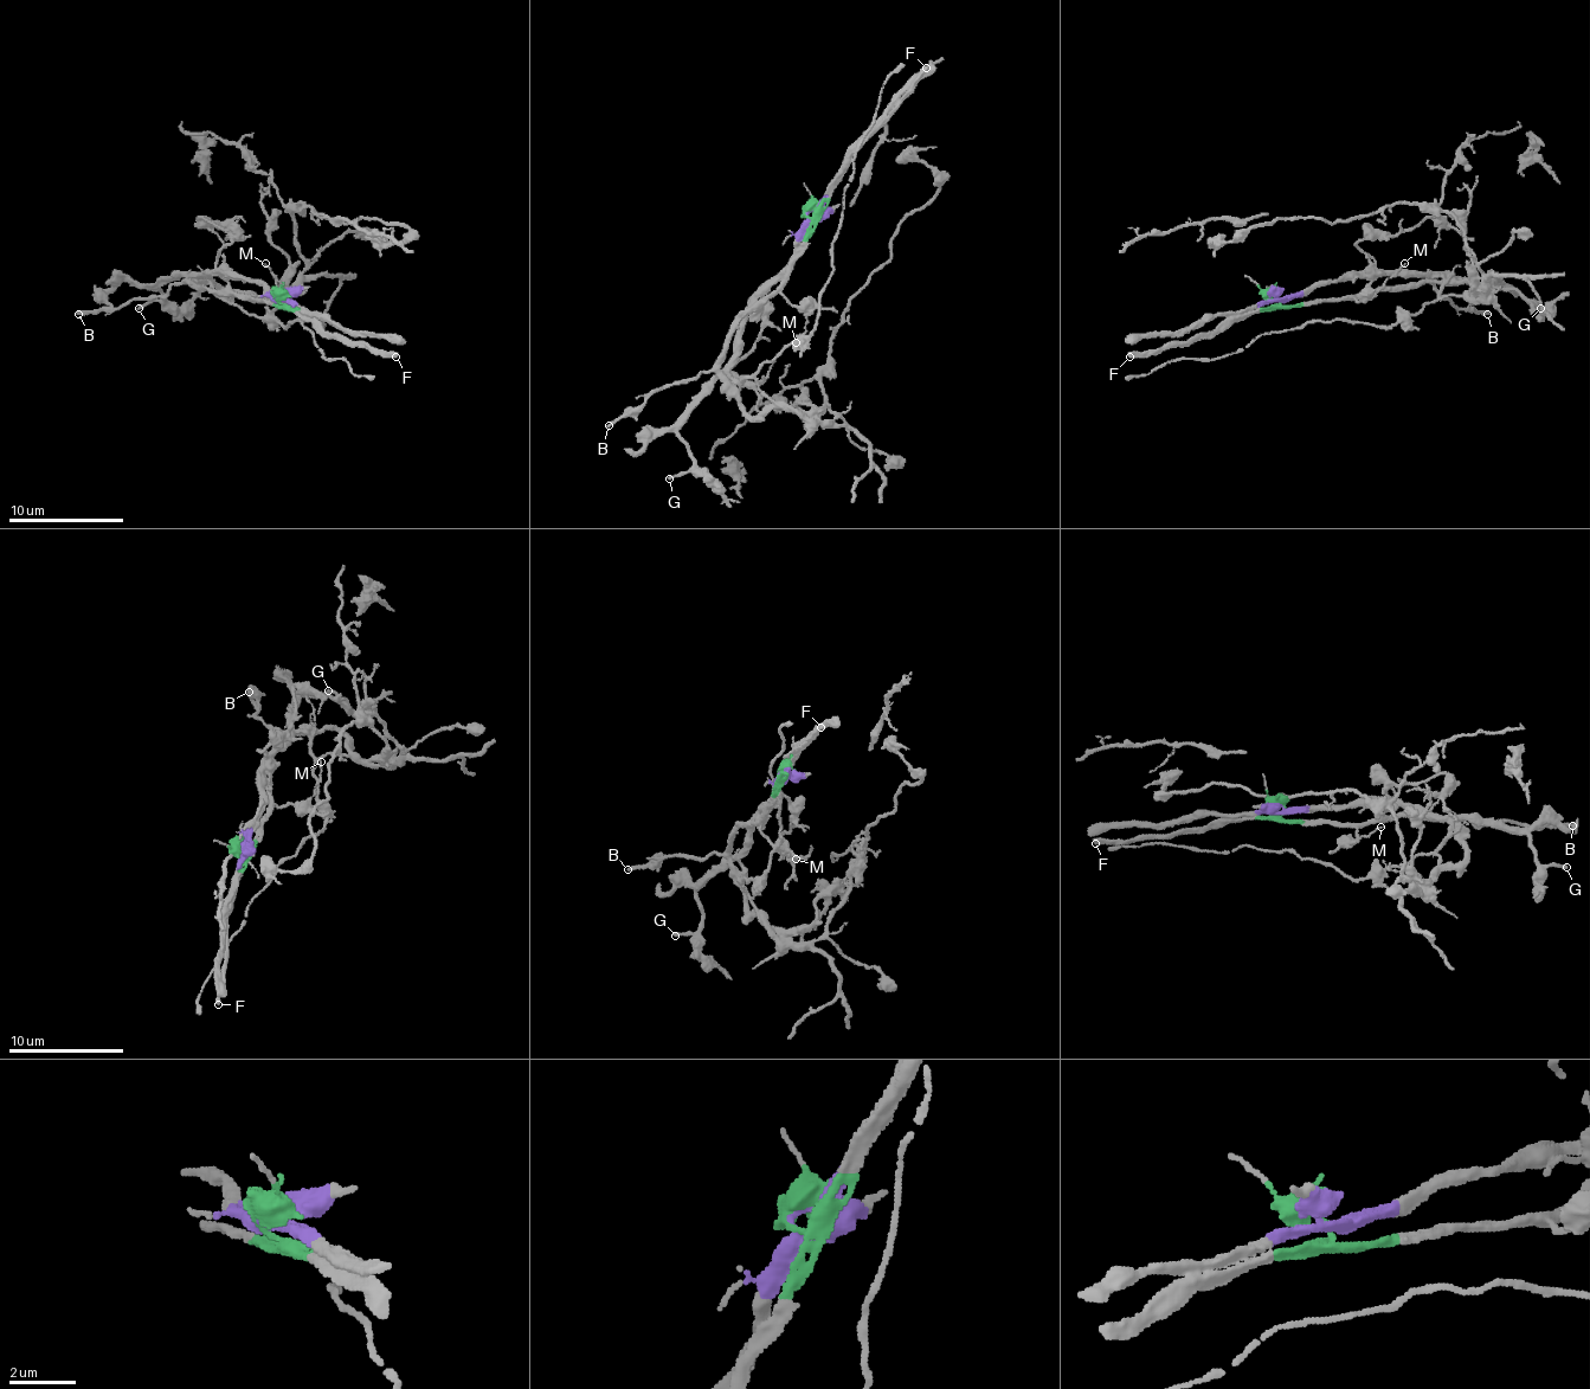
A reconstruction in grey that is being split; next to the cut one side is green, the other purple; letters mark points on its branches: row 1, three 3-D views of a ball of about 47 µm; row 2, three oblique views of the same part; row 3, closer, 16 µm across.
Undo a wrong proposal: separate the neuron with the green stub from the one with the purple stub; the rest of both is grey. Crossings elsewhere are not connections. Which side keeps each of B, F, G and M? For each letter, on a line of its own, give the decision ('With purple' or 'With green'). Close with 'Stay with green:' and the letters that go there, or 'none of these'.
B: With green
F: With green
G: With purple
M: With green
Stay with green: B, F, M

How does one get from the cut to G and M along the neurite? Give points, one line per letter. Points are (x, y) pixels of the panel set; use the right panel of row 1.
G: (1279, 300), (1289, 300), (1327, 283), (1376, 274), (1454, 274), (1491, 289), (1517, 289), (1540, 309)
M: (1279, 300), (1295, 306), (1353, 297), (1356, 300), (1379, 289), (1405, 263)

